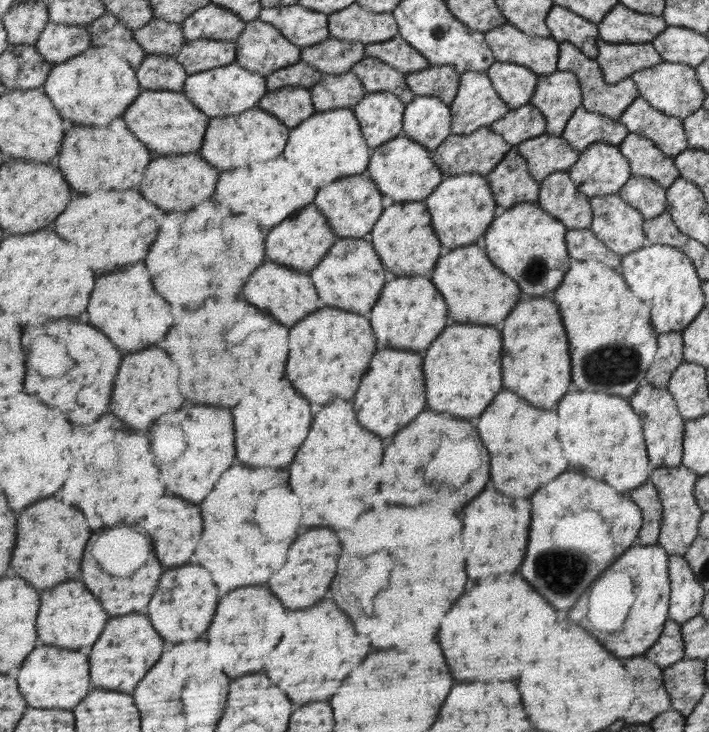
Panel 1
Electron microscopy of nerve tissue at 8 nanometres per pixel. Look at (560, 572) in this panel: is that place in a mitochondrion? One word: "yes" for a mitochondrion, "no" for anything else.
yes

